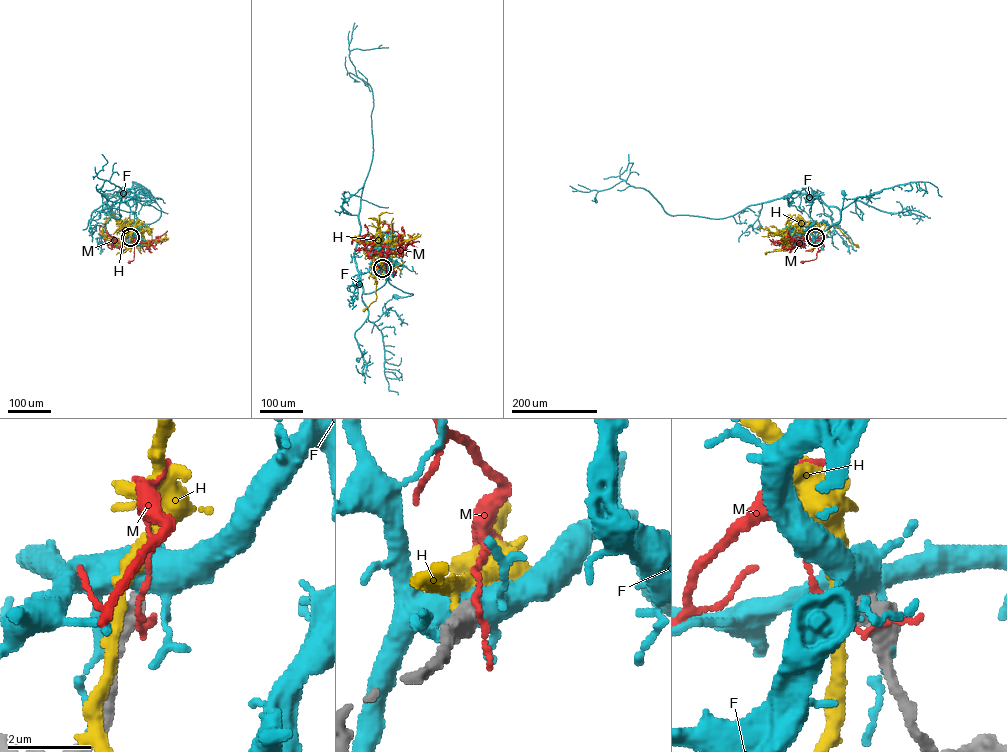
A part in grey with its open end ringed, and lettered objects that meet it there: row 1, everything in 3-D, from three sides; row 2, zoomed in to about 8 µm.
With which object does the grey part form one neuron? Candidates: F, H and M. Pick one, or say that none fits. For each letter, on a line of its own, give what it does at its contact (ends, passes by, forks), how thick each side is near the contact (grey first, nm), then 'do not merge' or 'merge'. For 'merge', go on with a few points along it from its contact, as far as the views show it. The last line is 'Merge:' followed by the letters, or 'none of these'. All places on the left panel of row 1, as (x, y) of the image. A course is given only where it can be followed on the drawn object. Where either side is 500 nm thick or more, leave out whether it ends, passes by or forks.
F: 550 nm thick on the grey side, 440 nm on the other; do not merge
H: 650 nm thick on the grey side, 280 nm on the other; do not merge
M: 600 nm thick on the grey side, 100 nm on the other; do not merge
Merge: none of these

